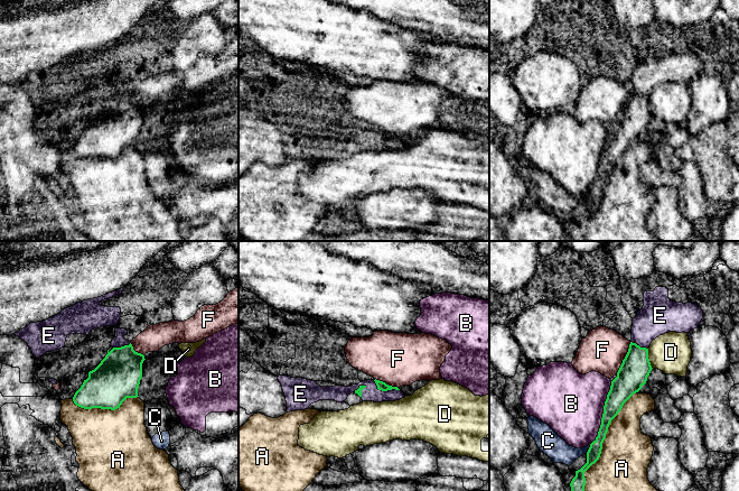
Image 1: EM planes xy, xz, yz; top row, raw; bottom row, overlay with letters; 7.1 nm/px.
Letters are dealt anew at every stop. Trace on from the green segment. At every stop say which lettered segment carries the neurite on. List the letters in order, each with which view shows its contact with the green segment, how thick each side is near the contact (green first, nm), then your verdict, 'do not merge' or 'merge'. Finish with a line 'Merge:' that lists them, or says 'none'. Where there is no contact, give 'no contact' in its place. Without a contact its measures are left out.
A: yz | 120/360 nm | do not merge
B: yz | 190/460 nm | do not merge
C: yz | 100/160 nm | do not merge
D: yz | 220/280 nm | do not merge
E: xz | 70/110 nm | merge
F: yz | 220/320 nm | do not merge
Merge: E

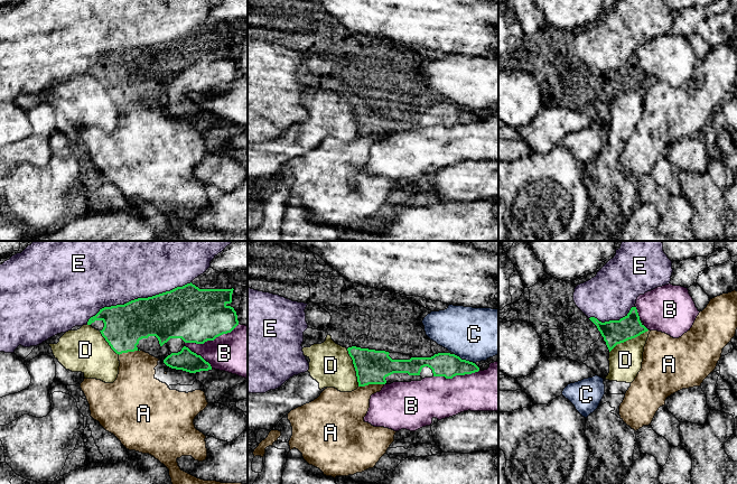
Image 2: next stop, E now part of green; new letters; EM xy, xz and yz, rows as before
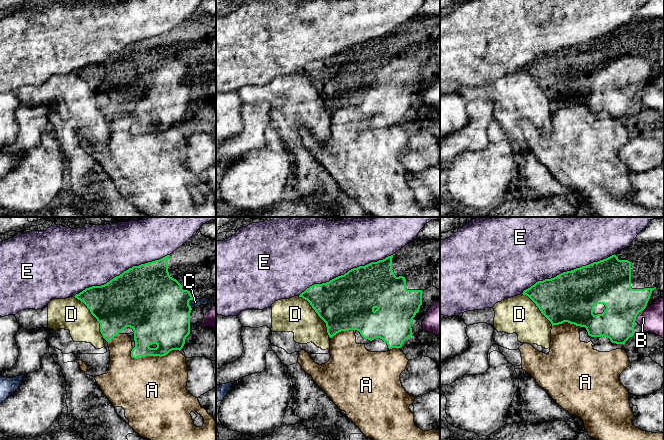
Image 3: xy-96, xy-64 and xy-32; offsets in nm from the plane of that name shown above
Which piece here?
A: xz | 240/260 nm | do not merge
B: xy | 380/340 nm | do not merge
C: xz | 180/380 nm | do not merge
D: yz | 180/240 nm | do not merge
E: xy | 340/500 nm | do not merge
Merge: none

